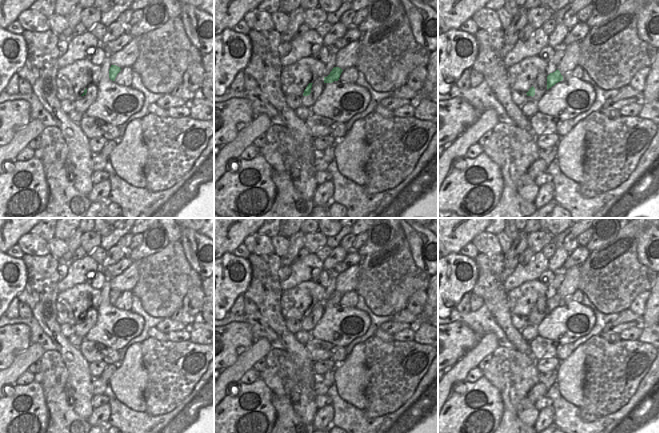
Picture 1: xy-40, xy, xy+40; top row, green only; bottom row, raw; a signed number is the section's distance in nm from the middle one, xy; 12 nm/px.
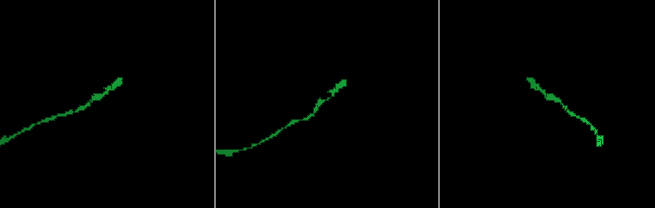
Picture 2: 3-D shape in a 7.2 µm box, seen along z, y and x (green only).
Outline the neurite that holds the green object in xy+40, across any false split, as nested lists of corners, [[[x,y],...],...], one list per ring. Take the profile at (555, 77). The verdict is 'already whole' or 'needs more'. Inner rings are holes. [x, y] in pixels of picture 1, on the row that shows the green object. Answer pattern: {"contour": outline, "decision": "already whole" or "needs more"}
{"contour": [[[558,69],[555,72],[550,73],[547,76],[547,90],[562,80],[563,80],[563,76],[561,75]]], "decision": "already whole"}

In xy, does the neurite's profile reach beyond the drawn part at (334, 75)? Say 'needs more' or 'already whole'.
already whole

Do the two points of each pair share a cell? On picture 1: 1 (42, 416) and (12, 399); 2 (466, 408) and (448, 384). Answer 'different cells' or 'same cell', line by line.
1: same cell
2: different cells

